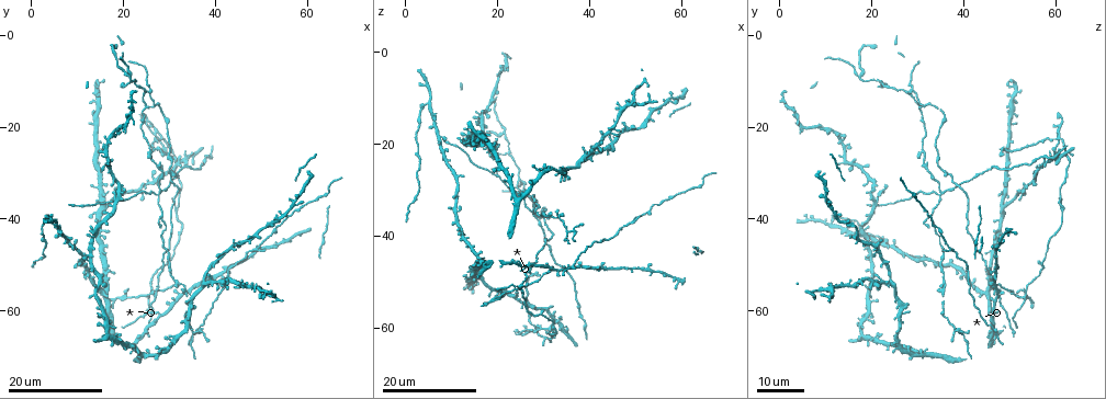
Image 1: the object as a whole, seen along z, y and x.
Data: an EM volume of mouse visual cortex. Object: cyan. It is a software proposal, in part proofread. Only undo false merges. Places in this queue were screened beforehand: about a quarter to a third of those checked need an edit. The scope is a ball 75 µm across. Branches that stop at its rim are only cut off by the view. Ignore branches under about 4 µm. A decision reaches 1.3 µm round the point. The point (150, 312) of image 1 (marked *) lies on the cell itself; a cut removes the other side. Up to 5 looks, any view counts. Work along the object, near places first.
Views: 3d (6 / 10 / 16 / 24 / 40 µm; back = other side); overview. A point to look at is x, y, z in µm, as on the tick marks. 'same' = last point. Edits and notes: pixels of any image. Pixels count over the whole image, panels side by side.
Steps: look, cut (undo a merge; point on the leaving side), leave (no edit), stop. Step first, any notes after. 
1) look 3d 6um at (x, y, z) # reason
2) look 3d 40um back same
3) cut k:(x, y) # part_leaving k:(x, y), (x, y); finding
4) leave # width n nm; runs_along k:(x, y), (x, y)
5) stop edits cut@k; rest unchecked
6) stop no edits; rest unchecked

look 3d 24um at (33.0, 27.5, 58.0) # four or more arms meet

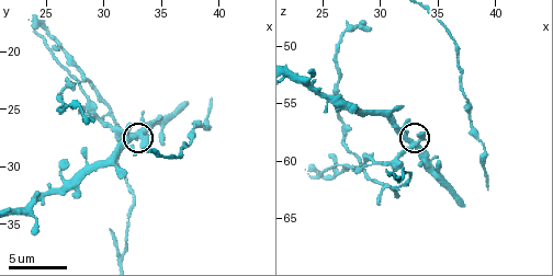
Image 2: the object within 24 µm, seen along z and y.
look 3d 10um at (32.6, 27.4, 58.2)

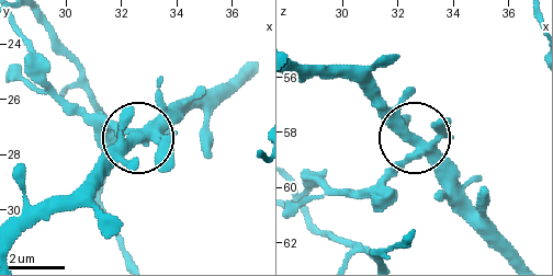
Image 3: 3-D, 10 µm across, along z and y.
cut 3:(399, 169) # part_leaving 3:(430, 146), (370, 186), (319, 181), (294, 199); a second cell is stuck on

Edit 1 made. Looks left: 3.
look 3d 24um at (35.0, 64.5, 39.5)

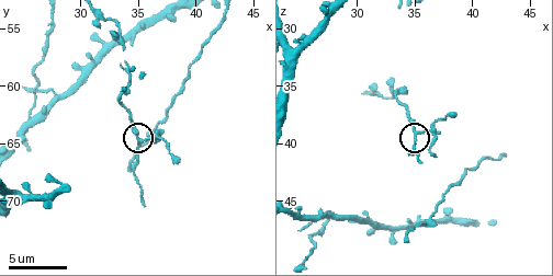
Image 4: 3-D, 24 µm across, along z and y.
look 3d 6um at (35.4, 64.8, 39.2) # closer look

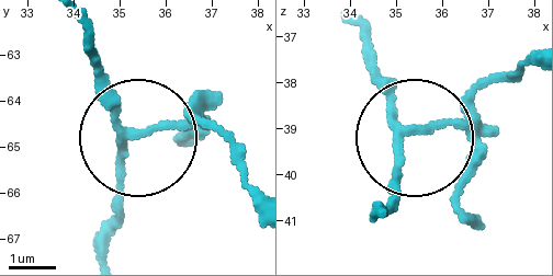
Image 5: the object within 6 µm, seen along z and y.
leave # width 160 nm; runs_along 5:(76, 19), (126, 136), (123, 207), (103, 238); all the same cell

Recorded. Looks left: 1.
stop edits cut@3; rest unchecked

